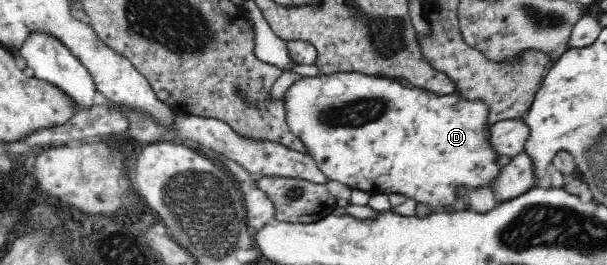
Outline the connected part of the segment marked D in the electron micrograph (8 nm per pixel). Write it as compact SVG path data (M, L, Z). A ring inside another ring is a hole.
M335 72L330 75L320 74L315 77L303 76L300 80L293 83L283 96L287 105L288 126L307 147L307 154L315 159L317 167L325 174L328 180L337 180L351 189L363 190L369 194L403 194L411 198L414 202L421 202L428 208L439 208L439 206L457 206L461 198L457 196L457 188L465 186L467 190L473 188L489 188L494 184L495 178L501 175L503 169L499 166L499 152L495 151L490 144L491 139L491 113L490 108L479 100L471 101L459 96L439 95L420 89L419 87L406 87L398 80L386 77L374 77L364 75L359 72Z

